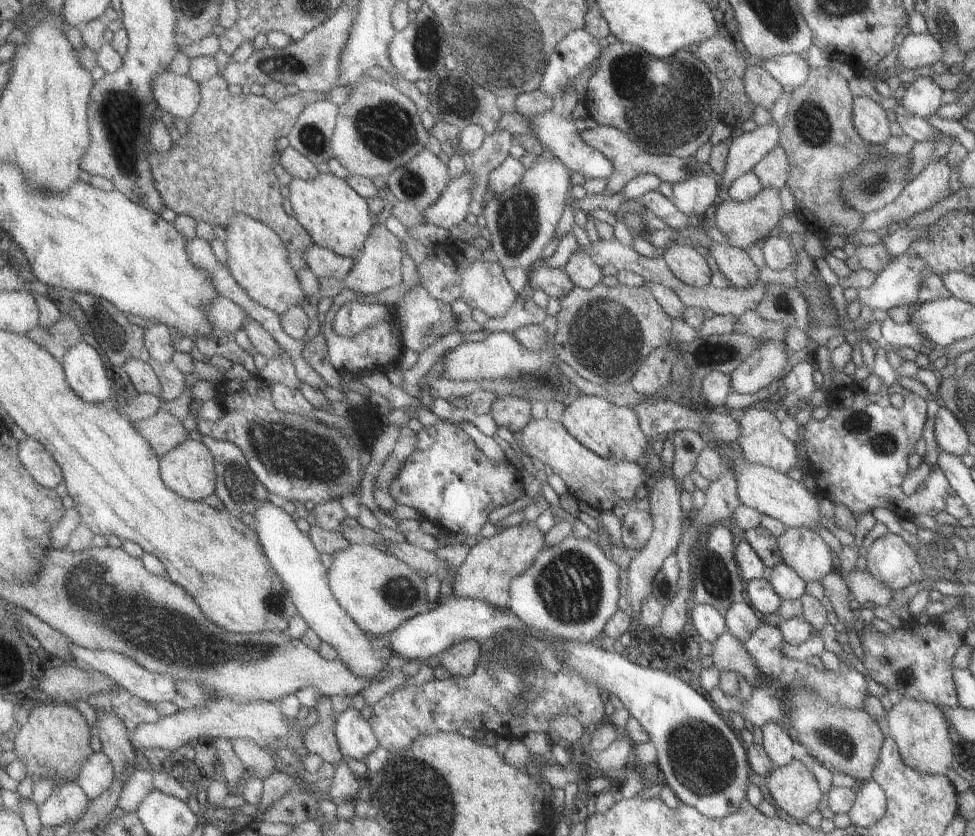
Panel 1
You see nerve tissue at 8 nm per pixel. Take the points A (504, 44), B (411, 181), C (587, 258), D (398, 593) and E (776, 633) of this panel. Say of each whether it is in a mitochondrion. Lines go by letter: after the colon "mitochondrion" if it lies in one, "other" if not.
A: mitochondrion
B: mitochondrion
C: other
D: mitochondrion
E: other

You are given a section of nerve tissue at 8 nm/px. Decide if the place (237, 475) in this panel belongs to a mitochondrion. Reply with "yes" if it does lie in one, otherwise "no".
yes

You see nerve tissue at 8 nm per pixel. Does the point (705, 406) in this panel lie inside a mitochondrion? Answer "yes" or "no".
no

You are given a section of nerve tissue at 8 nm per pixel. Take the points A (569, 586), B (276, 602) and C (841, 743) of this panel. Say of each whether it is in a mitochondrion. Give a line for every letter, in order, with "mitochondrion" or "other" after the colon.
A: mitochondrion
B: mitochondrion
C: mitochondrion

